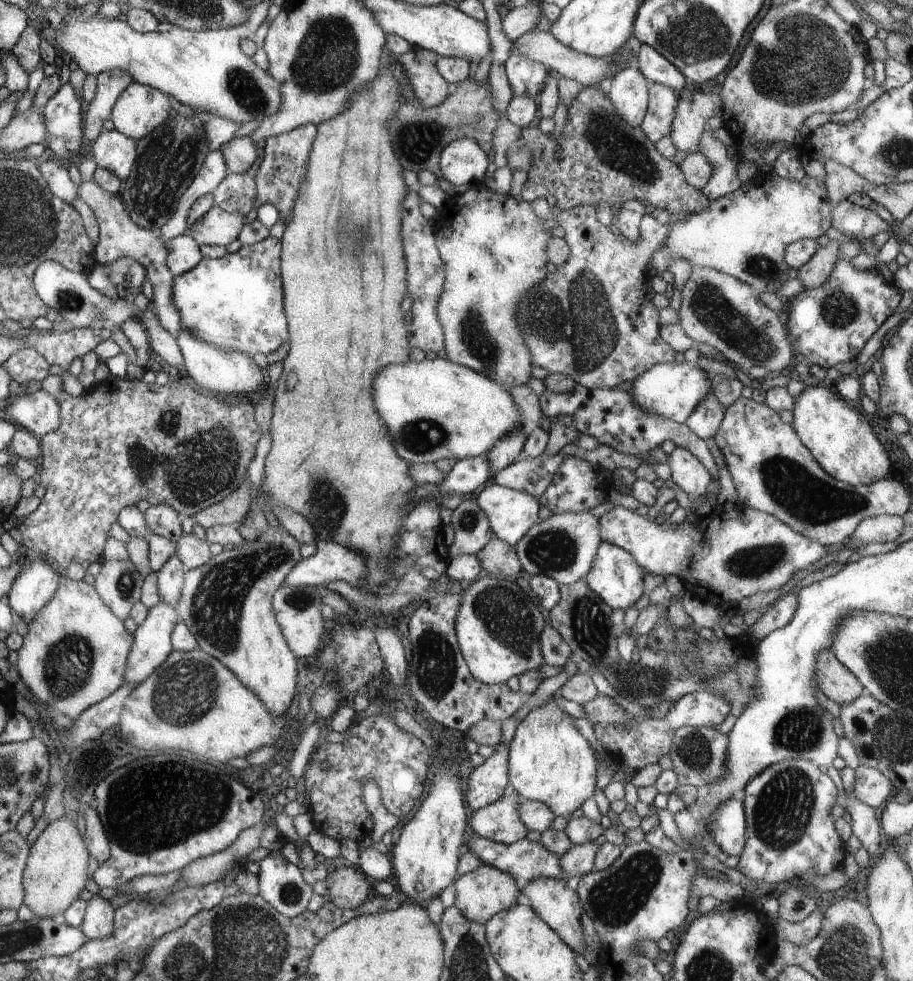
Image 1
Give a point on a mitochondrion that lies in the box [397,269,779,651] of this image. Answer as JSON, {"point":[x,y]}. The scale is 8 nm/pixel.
{"point":[475,335]}

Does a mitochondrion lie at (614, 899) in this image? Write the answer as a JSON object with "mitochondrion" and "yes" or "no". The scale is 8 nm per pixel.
{"mitochondrion":"yes"}

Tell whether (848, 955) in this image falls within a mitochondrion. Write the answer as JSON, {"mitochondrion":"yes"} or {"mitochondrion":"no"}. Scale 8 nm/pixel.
{"mitochondrion":"yes"}

